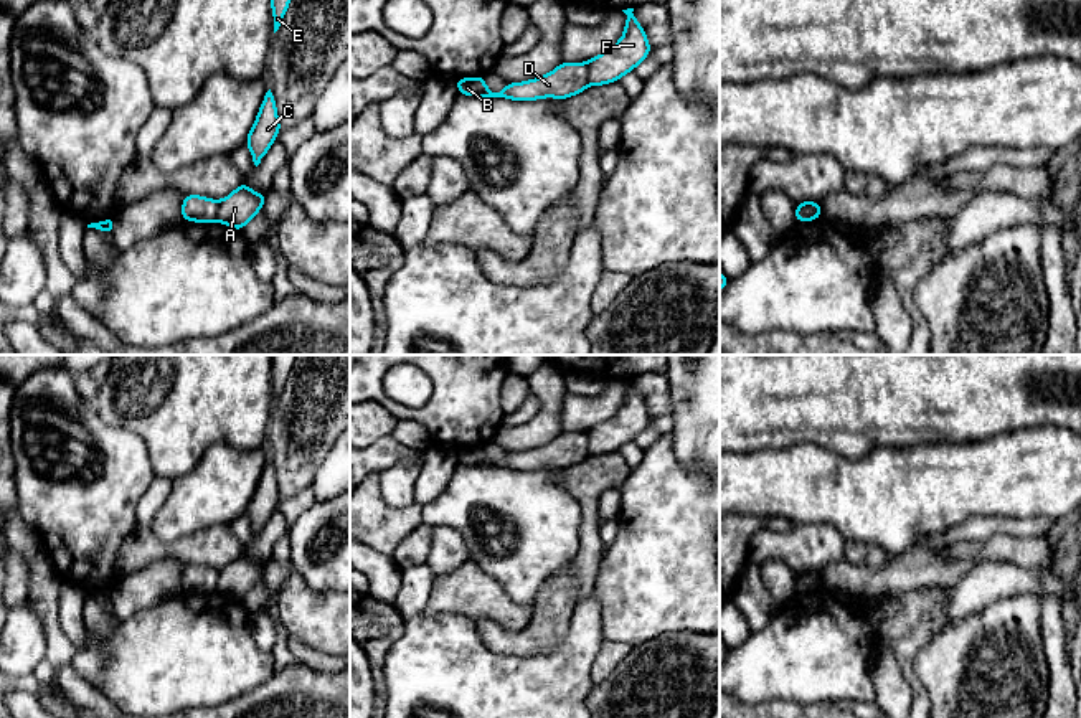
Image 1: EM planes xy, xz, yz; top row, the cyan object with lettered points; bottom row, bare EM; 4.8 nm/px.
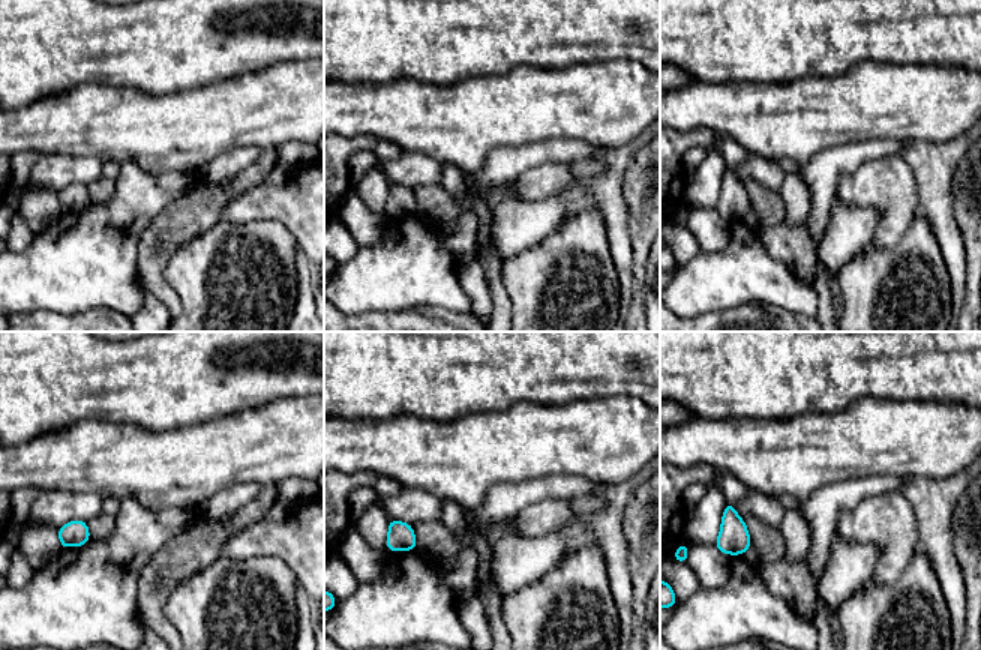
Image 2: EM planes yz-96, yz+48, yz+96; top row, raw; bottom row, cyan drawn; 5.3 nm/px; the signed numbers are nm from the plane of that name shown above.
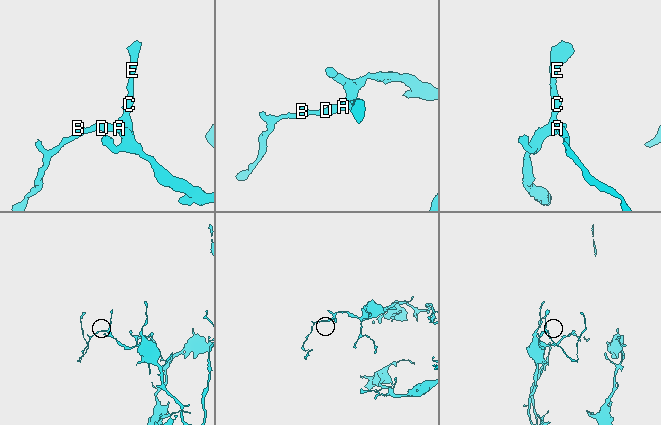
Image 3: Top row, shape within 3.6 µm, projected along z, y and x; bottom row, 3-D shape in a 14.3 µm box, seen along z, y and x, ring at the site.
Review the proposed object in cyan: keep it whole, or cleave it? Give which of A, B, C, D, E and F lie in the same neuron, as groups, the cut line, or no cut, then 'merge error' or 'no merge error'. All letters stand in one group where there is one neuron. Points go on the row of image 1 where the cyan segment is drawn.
A C E F / B D; cut in xz along (585, 63), (590, 83); merge error

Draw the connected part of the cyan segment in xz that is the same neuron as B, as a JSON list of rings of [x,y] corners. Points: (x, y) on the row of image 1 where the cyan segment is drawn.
[[[561,63],[551,73],[523,83],[508,83],[502,91],[492,92],[484,76],[456,79],[457,94],[474,97],[503,97],[512,101],[538,101],[543,97],[573,97],[589,86],[586,63]]]

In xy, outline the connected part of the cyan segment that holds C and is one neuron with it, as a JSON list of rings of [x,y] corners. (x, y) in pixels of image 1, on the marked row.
[[[269,89],[244,144],[251,150],[256,167],[261,163],[269,147],[276,142],[281,129],[276,99]]]

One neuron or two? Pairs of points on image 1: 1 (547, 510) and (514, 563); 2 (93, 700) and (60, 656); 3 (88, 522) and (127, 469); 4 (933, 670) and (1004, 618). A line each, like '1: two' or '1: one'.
1: one
2: two
3: one
4: one

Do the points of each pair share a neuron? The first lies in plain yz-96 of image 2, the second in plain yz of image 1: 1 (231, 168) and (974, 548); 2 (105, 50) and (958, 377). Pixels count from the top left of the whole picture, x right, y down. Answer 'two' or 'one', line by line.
1: one
2: one

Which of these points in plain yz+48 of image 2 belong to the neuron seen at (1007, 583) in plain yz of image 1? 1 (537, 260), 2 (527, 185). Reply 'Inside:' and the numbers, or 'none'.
Inside: none

